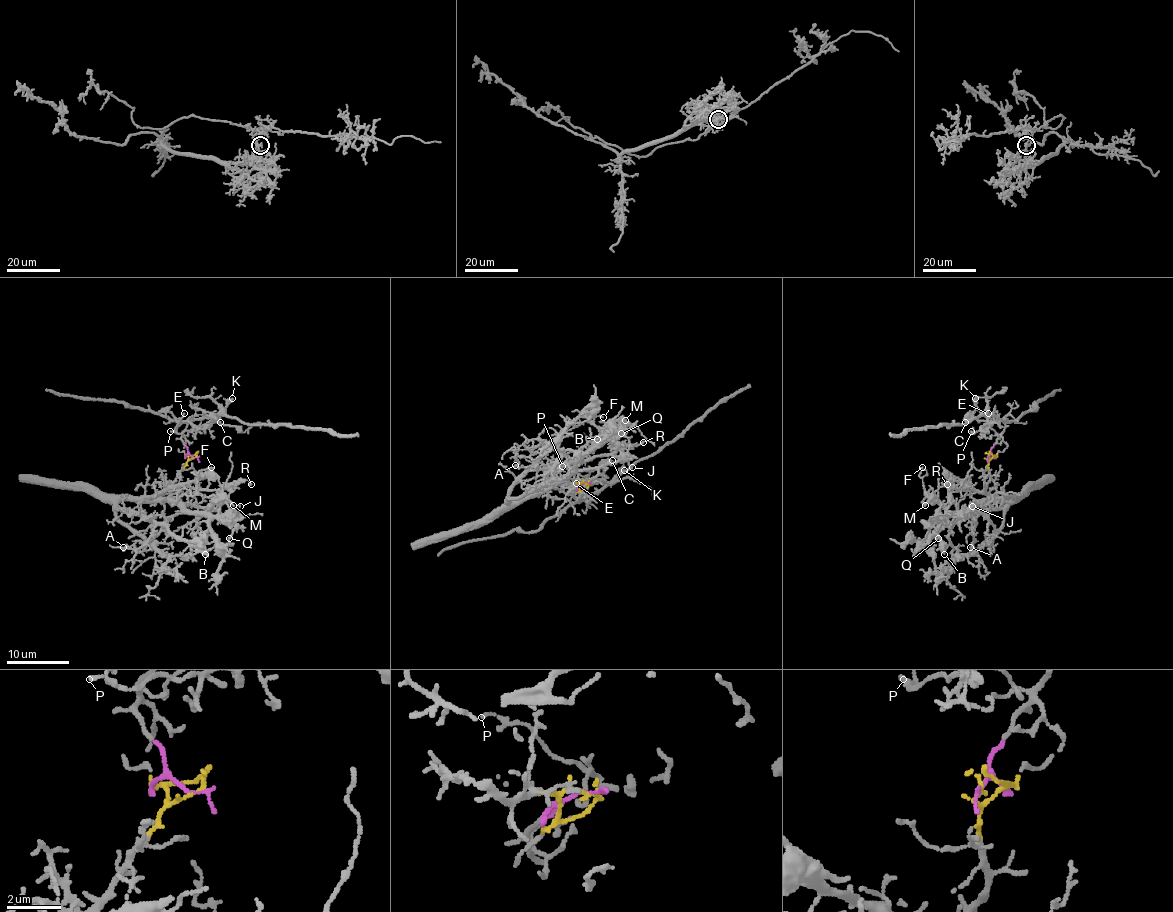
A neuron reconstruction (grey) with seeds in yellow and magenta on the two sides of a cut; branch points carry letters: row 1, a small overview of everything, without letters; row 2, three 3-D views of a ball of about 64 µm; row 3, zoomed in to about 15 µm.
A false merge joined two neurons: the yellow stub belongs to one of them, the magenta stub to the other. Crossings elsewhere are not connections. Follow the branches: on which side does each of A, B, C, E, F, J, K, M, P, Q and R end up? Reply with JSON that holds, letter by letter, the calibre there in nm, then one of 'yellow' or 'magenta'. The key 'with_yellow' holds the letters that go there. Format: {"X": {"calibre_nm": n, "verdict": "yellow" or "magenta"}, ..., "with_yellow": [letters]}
{"A": {"calibre_nm": 170, "verdict": "yellow"}, "B": {"calibre_nm": 150, "verdict": "yellow"}, "C": {"calibre_nm": 140, "verdict": "magenta"}, "E": {"calibre_nm": 120, "verdict": "magenta"}, "F": {"calibre_nm": 140, "verdict": "yellow"}, "J": {"calibre_nm": 150, "verdict": "yellow"}, "K": {"calibre_nm": 280, "verdict": "magenta"}, "M": {"calibre_nm": 170, "verdict": "yellow"}, "P": {"calibre_nm": 80, "verdict": "magenta"}, "Q": {"calibre_nm": 150, "verdict": "yellow"}, "R": {"calibre_nm": 180, "verdict": "yellow"}, "with_yellow": ["A", "B", "F", "J", "M", "Q", "R"]}

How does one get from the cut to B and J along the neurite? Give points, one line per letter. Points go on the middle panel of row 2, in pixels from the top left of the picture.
B: (587, 483), (549, 482), (557, 483), (601, 440), (604, 432), (607, 435), (598, 440)
J: (587, 483), (549, 482), (560, 483), (579, 471), (613, 465), (620, 458), (632, 468)

